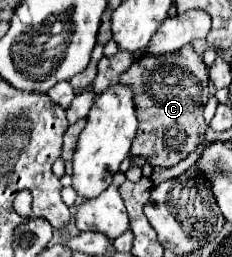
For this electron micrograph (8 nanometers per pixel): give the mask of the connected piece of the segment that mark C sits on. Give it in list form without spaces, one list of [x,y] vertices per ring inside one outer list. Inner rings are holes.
[[[191,45],[169,55],[143,55],[121,77],[119,83],[133,89],[139,129],[131,147],[133,157],[143,157],[151,167],[173,167],[183,161],[205,137],[203,107],[209,99],[209,77],[203,59]]]

